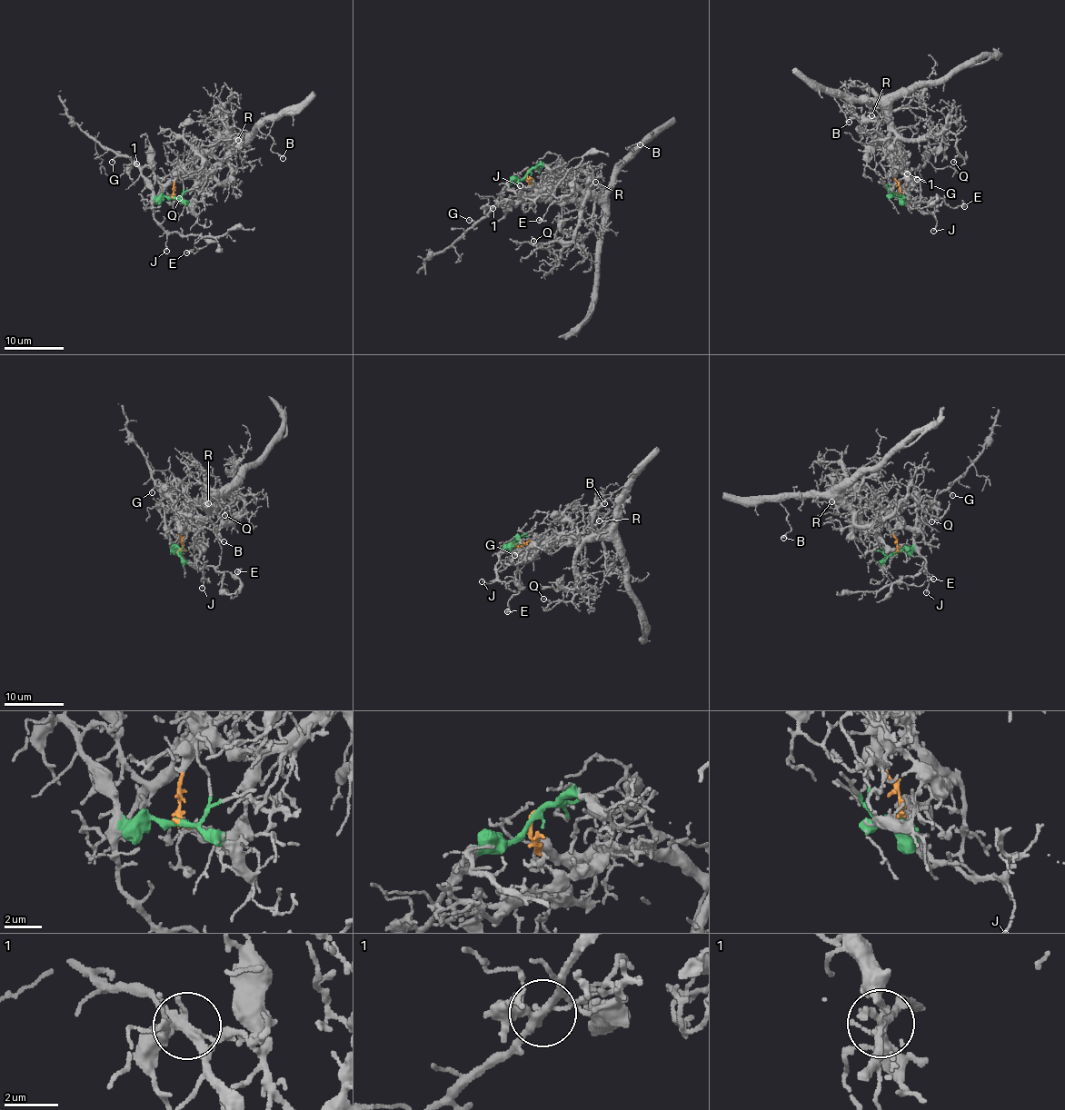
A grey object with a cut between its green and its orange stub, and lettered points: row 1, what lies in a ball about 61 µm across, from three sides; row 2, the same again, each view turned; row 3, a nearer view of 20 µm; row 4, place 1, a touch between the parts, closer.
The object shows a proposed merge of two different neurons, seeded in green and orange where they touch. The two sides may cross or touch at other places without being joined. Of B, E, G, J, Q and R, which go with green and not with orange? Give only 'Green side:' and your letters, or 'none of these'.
Green side: E, G, J

